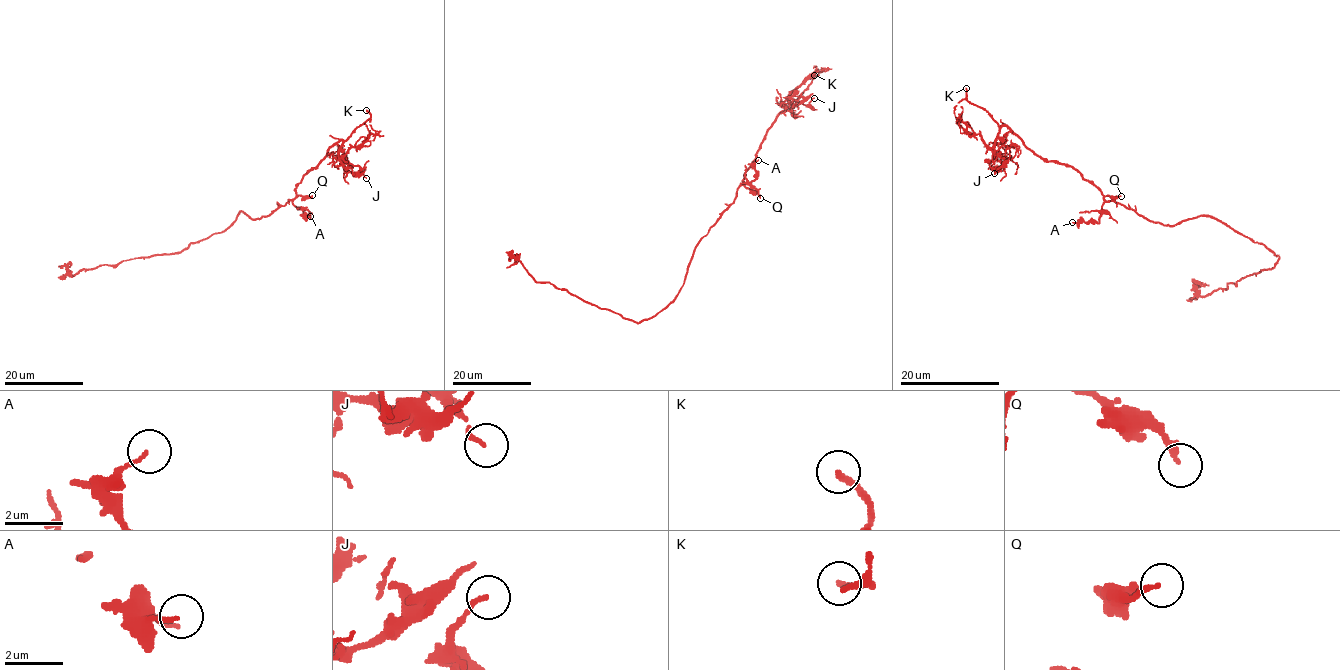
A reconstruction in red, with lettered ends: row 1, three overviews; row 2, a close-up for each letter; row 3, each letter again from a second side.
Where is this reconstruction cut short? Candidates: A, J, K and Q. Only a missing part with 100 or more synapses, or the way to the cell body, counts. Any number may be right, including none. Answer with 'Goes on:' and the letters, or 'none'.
Goes on: K

